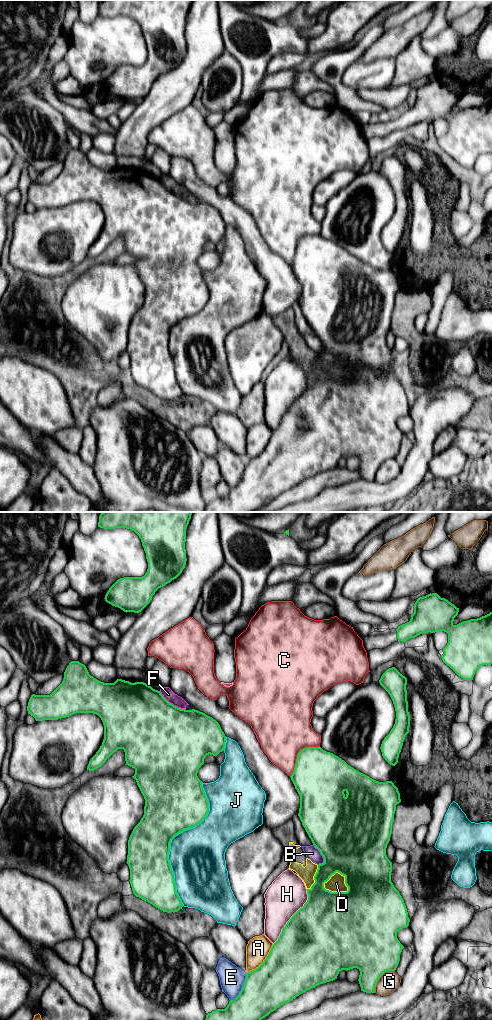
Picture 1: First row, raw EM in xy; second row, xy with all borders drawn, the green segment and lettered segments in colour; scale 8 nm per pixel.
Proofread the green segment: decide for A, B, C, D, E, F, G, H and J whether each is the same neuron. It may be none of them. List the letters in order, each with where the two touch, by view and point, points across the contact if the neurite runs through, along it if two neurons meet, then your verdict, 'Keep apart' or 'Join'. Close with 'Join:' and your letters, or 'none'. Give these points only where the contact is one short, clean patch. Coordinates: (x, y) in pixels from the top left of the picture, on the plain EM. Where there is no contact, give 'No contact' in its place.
A: Touches green at xy (264, 449). Keep apart
B: Touches green at xy (321, 342). Keep apart
C: Touches green at xy (298, 242). Keep apart
D: Touches green at xy (336, 380). Keep apart
E: Touches green at xy (242, 476). Keep apart
F: Touches green at xy (172, 192). Keep apart
G: Touches green at xy (379, 465). Keep apart
H: Touches green at xy (291, 405). Keep apart
J: Touches green at xy (173, 325). Keep apart
Join: none

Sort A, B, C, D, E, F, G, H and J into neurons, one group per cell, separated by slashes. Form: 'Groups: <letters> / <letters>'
Groups: A / B / C / D F / E / G / H / J

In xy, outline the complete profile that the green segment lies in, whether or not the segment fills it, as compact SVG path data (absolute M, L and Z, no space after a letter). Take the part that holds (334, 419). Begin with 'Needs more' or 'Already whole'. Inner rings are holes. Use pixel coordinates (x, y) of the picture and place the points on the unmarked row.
Already whole. M320 234L306 235L300 238L297 243L294 259L290 266L300 284L300 296L298 304L313 333L323 344L324 350L318 353L317 360L314 364L315 371L310 377L307 377L307 390L287 410L264 450L255 458L247 461L239 483L234 488L230 488L225 497L216 497L215 499L212 499L206 503L205 512L255 512L283 492L292 489L307 478L337 467L339 460L342 458L348 459L350 457L357 456L360 459L358 469L361 479L366 481L375 481L375 475L379 466L387 459L395 459L399 452L400 442L404 434L398 428L397 420L403 416L407 416L409 414L410 407L408 405L407 396L402 384L391 370L392 350L386 343L386 336L392 322L392 313L394 310L396 293L401 290L398 276L392 269L379 270L370 266L369 264L348 253L344 248L333 241L323 238ZM336 360L345 365L345 372L348 375L347 380L331 380L324 376L324 371L327 370Z

